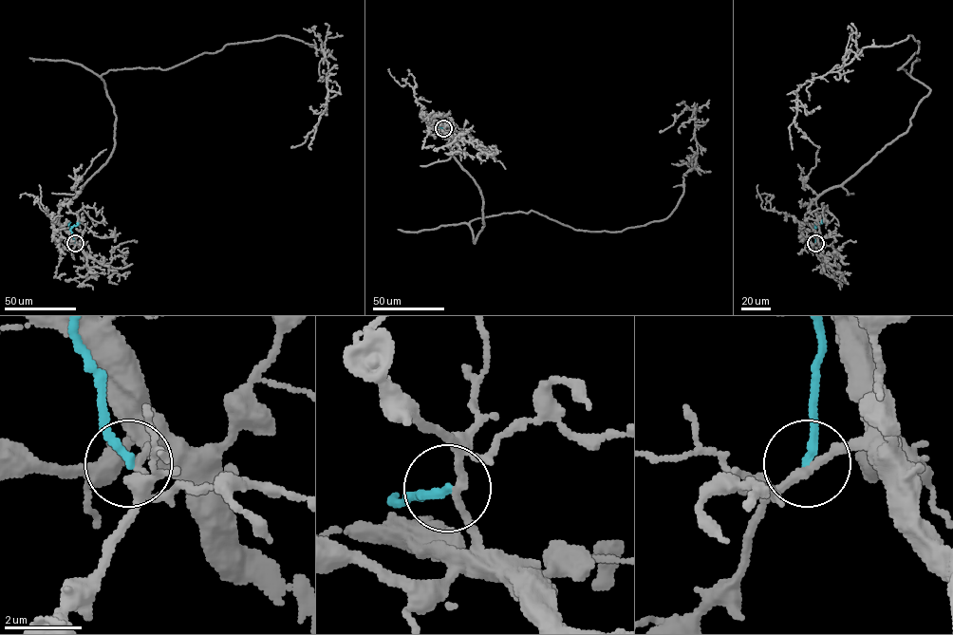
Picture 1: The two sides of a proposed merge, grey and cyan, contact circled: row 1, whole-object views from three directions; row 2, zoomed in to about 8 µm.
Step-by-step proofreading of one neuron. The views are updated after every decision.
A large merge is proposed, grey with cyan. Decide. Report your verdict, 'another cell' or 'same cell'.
another cell

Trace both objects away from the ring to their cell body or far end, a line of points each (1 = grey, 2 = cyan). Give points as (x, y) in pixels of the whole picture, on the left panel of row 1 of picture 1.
1: (75, 243), (60, 208), (114, 148), (109, 70), (301, 40), (327, 61), (327, 94), (291, 147)
2: (75, 243), (70, 229), (80, 218)

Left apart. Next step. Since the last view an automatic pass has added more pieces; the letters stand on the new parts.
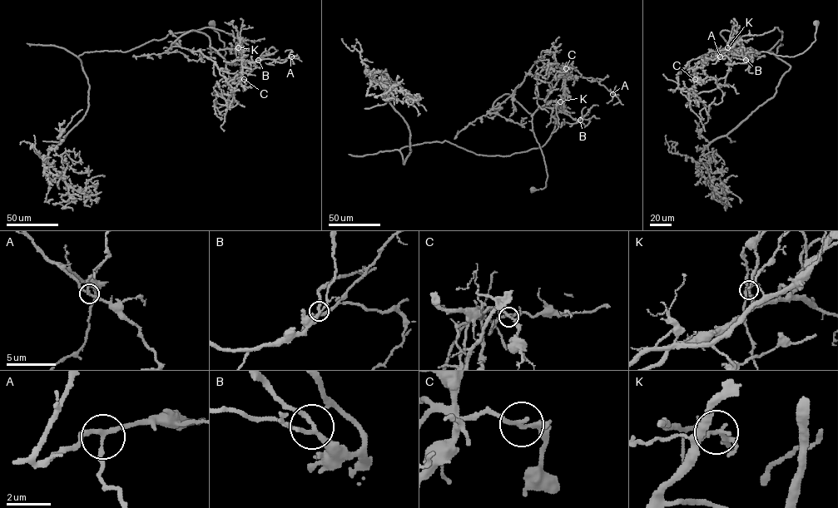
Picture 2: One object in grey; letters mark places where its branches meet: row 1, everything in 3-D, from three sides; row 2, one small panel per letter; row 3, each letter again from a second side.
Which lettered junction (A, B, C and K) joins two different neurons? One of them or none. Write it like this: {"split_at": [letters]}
{"split_at": ["K"]}

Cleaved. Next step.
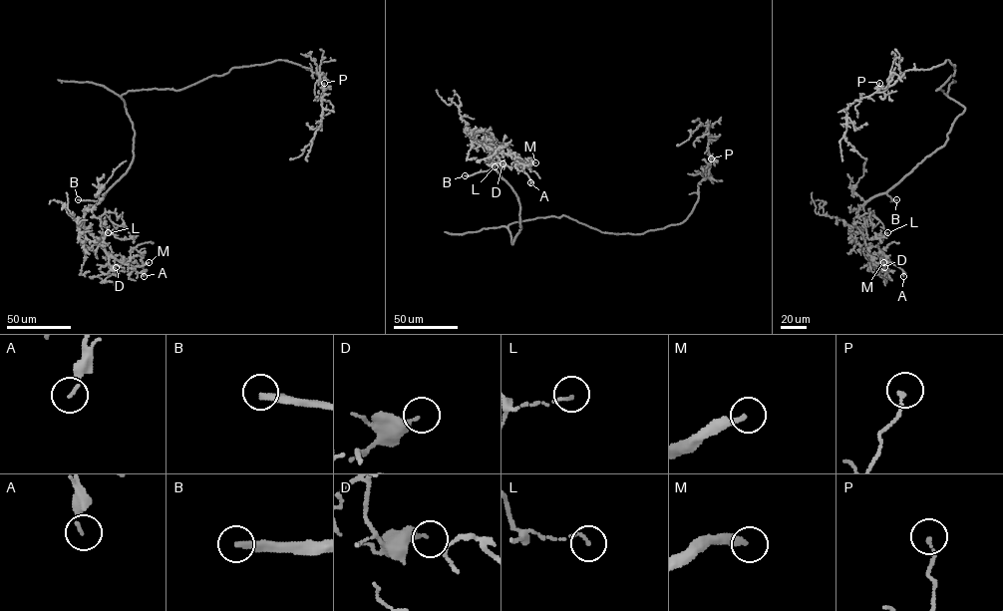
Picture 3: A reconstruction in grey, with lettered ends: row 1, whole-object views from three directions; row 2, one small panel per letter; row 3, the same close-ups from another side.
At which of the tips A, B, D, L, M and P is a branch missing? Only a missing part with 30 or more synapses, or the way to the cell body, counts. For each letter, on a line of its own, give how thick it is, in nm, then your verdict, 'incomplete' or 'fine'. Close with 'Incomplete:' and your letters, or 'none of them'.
A: 100 nm | fine
B: 240 nm | incomplete
D: 280 nm | fine
L: 100 nm | fine
M: 280 nm | incomplete
P: 140 nm | fine
Incomplete: B, M

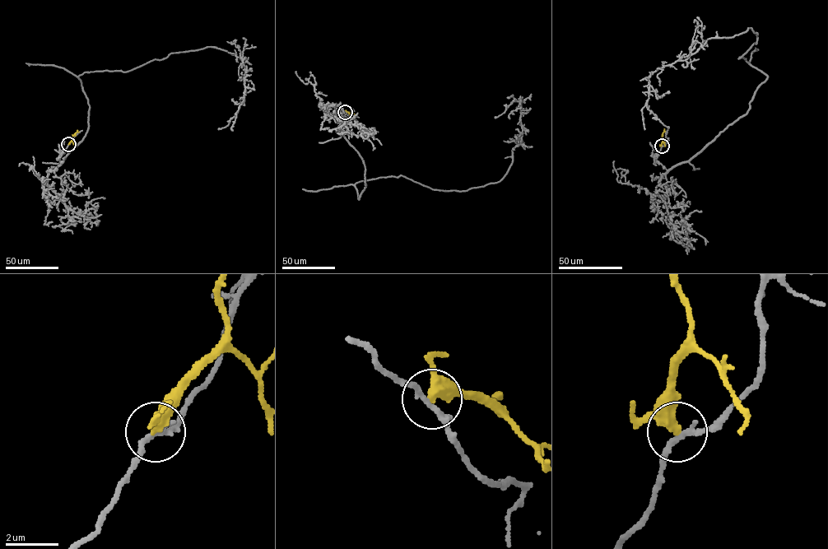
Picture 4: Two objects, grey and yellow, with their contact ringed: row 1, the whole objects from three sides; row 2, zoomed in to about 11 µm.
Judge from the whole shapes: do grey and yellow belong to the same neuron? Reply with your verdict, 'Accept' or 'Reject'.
Reject

